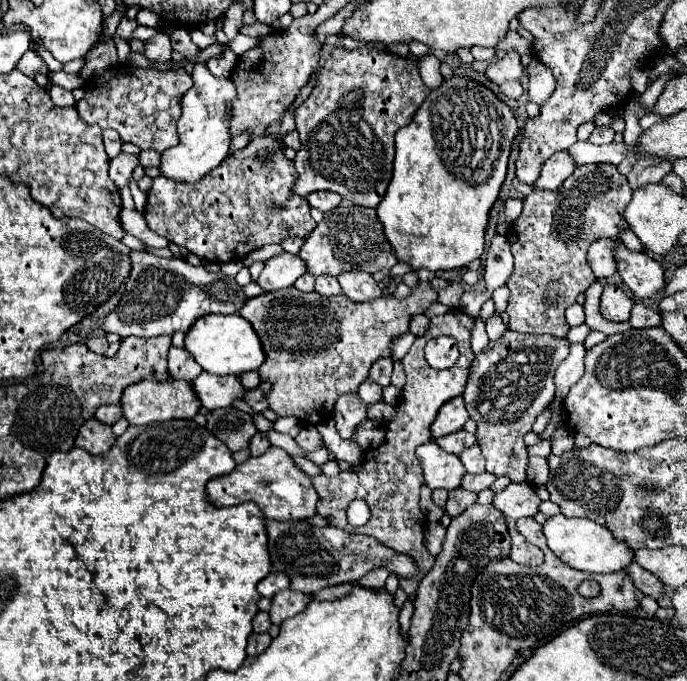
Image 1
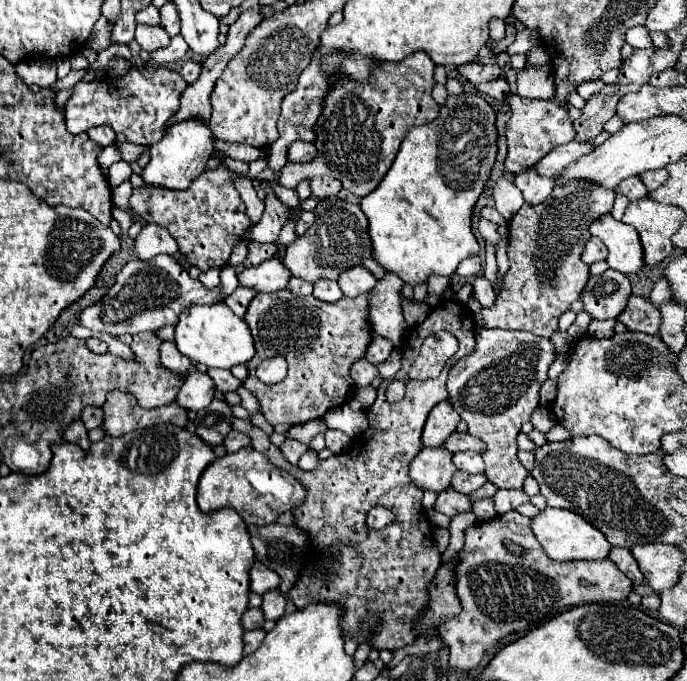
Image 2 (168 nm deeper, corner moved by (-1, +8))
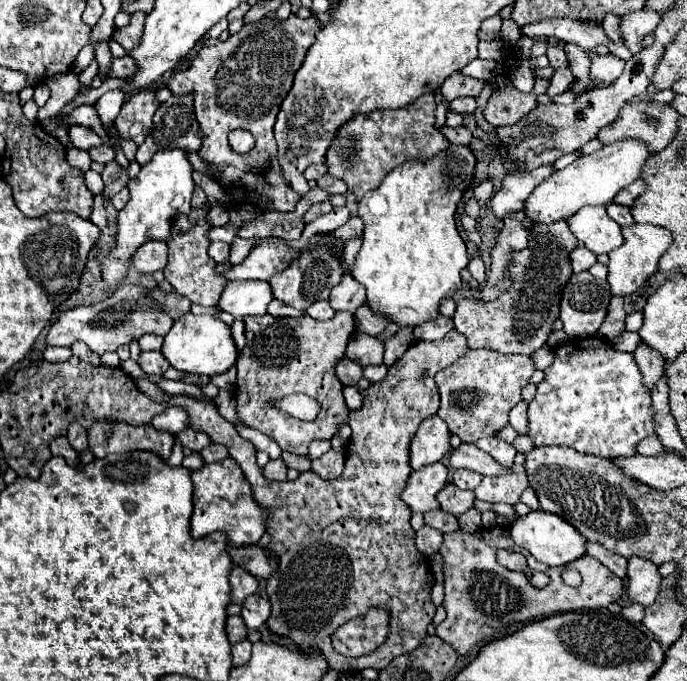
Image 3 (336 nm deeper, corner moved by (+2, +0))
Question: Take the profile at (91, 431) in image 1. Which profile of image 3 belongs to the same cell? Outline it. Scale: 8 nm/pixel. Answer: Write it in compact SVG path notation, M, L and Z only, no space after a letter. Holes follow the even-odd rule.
M65 437L53 439L51 445L49 445L49 449L51 449L51 455L53 455L53 457L61 455L63 459L67 459L67 463L69 463L71 467L79 467L79 455L71 449L71 445L69 445L69 441L67 441Z

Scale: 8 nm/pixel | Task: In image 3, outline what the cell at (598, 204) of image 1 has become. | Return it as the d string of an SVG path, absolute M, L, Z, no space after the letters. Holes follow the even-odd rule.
M557 221L551 225L533 225L533 233L529 235L529 247L525 251L517 251L513 255L515 263L511 267L513 287L505 291L499 299L491 303L477 303L477 299L461 299L457 305L457 313L453 317L455 329L467 337L467 345L471 349L491 349L503 351L503 355L533 355L539 347L547 343L551 327L559 317L559 299L561 289L573 275L569 265L569 253L577 247L577 239L569 231L567 221Z

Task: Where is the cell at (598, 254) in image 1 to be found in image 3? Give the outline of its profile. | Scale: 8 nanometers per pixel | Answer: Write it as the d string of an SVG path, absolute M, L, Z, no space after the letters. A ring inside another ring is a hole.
M577 247L569 253L569 259L571 259L571 269L573 273L581 273L581 271L587 271L593 263L597 263L597 255L585 247Z

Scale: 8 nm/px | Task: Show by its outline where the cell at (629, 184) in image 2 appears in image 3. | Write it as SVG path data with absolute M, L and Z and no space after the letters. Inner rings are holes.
M609 203L609 205L607 205L607 213L609 213L609 217L611 217L613 221L617 221L621 227L629 227L629 225L635 223L633 217L631 217L631 213L629 213L629 207L623 207L623 205L617 205L617 203Z

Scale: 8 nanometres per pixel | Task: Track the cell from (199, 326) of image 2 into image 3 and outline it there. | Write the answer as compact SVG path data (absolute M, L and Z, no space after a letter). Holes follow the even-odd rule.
M187 313L175 319L171 331L163 339L165 341L163 341L161 353L169 361L169 365L175 367L177 371L211 377L217 373L225 373L237 361L237 349L231 339L231 329L223 321L213 319L209 315L197 317L193 313Z

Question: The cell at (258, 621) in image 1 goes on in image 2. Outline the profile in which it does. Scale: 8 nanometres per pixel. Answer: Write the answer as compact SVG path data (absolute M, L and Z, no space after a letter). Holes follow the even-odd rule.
M248 609L246 613L244 613L244 617L242 617L242 625L244 625L244 629L260 629L262 625L264 625L264 613L260 611L260 609Z

